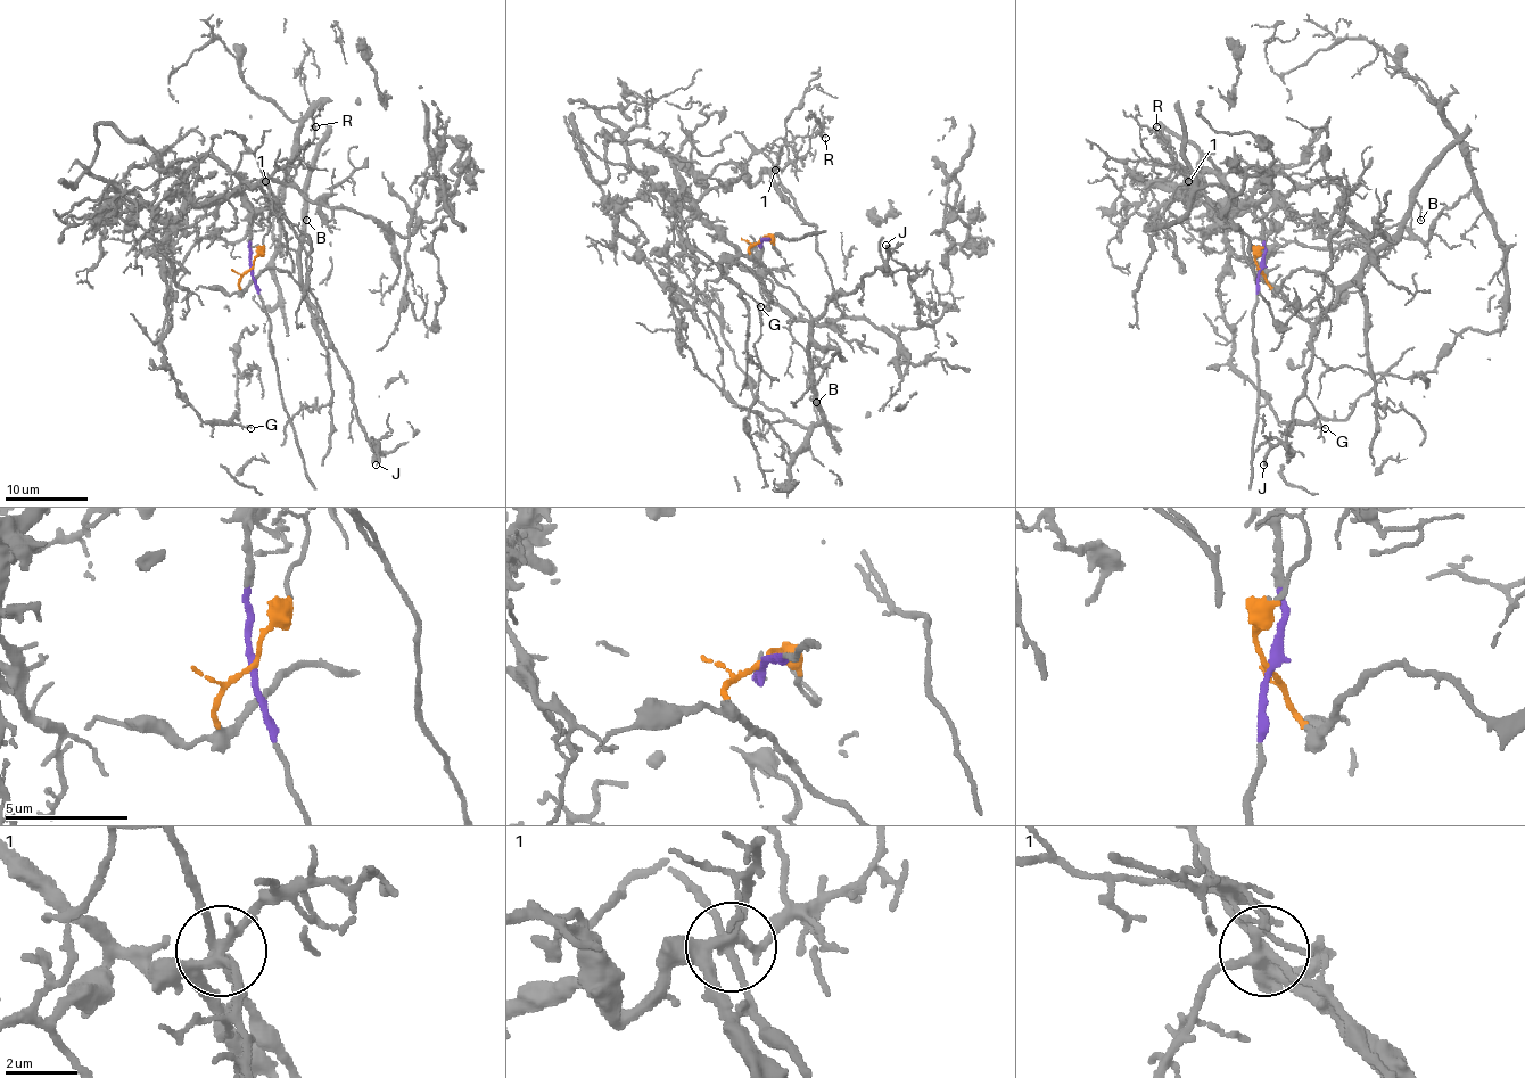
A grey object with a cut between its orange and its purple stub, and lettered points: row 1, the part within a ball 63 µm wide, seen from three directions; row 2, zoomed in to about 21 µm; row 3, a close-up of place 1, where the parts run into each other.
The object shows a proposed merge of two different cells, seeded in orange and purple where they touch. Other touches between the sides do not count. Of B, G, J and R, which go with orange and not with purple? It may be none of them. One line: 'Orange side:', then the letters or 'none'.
Orange side: B, J

